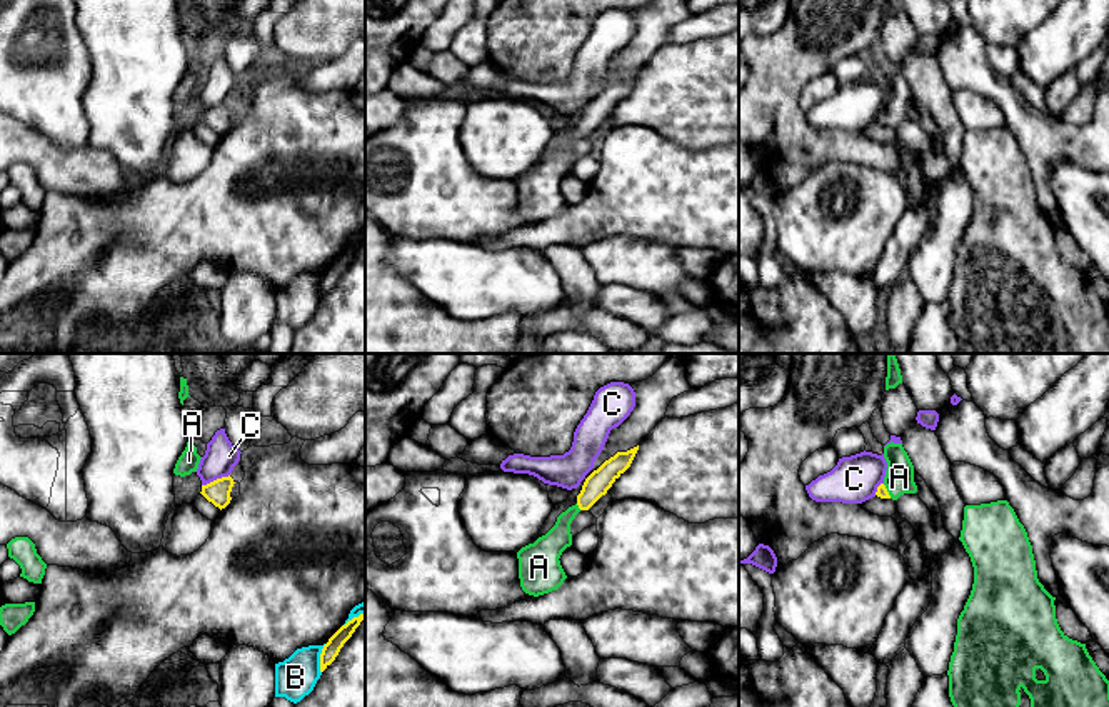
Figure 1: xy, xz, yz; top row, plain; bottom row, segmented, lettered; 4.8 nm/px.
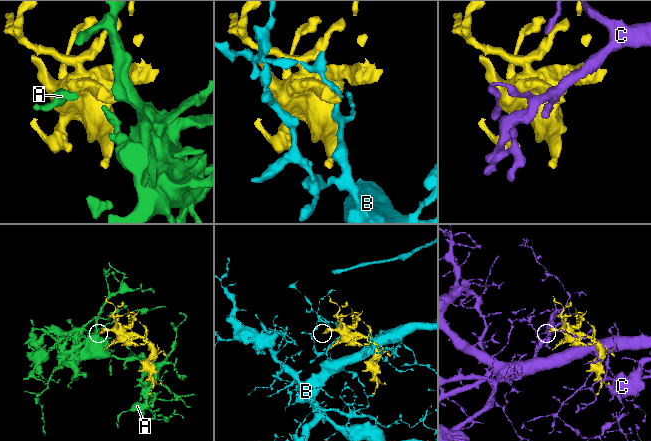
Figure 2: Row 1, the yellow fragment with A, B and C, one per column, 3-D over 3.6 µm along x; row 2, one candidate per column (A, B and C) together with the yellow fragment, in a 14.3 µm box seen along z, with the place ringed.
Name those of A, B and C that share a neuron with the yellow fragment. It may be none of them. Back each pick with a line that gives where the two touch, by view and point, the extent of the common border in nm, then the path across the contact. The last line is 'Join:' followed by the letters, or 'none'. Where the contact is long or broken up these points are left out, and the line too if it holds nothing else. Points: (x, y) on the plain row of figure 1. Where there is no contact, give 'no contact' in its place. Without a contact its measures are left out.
A: meets yellow in xz at (579, 134); contact 40 nm long; runs through xz (597, 110), (579, 134), (549, 174)
Join: A

